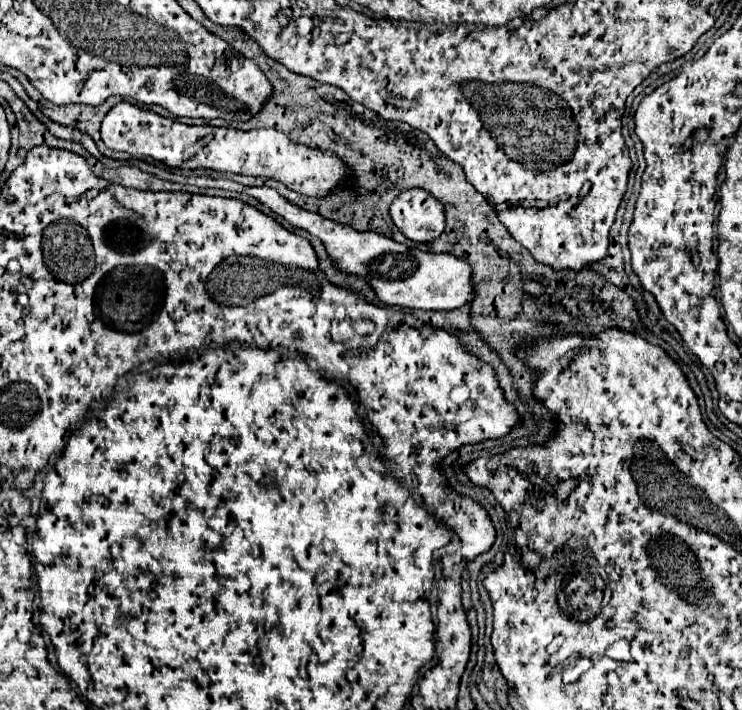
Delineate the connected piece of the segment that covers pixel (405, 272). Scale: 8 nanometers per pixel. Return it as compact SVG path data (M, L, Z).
M202 176L202 186L204 188L224 188L224 190L234 190L234 192L244 192L248 196L254 196L264 206L268 206L272 212L280 214L288 224L312 232L314 236L318 236L324 242L326 252L330 254L330 258L334 260L334 264L340 270L348 274L356 274L360 278L368 278L370 286L376 290L376 296L386 304L412 308L412 310L456 310L464 304L470 304L472 296L476 294L476 290L472 288L470 264L452 254L422 252L420 248L408 248L378 232L358 232L350 226L322 218L320 214L302 210L300 206L288 202L276 190L266 188L266 186L248 188L232 180L224 180L224 178L216 180L216 178L206 178L206 176Z

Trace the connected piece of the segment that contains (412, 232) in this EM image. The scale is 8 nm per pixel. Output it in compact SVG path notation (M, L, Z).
M422 188L402 190L390 204L394 226L412 242L432 242L446 228L444 206Z

